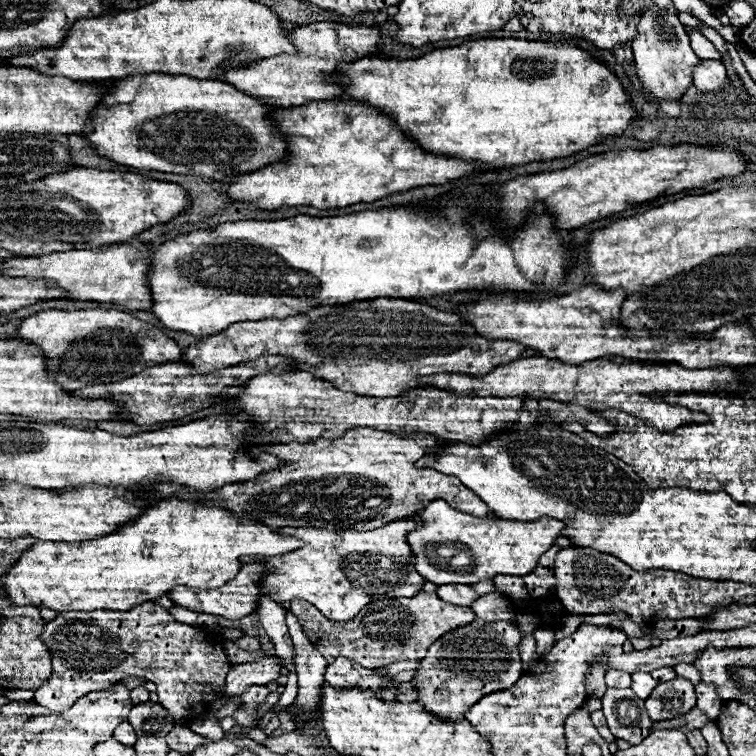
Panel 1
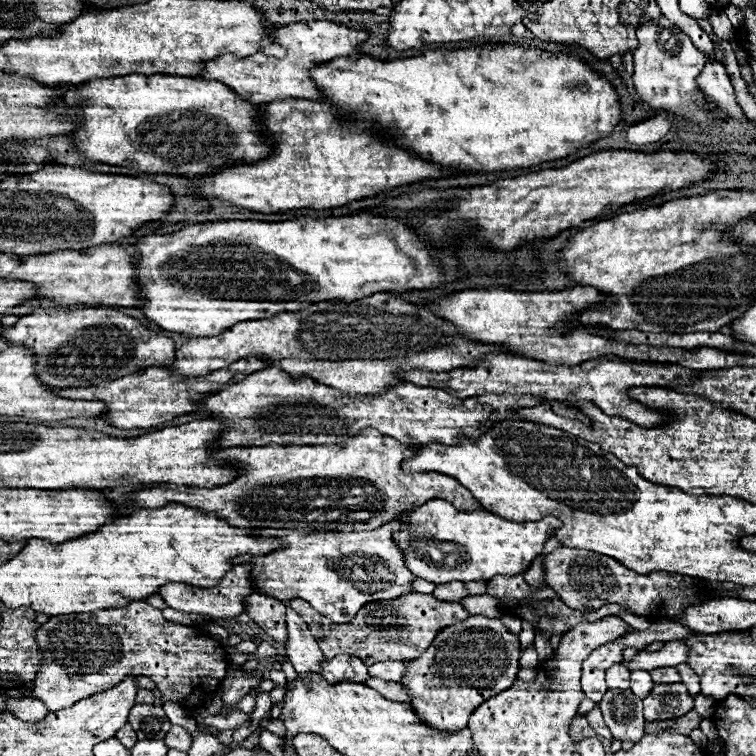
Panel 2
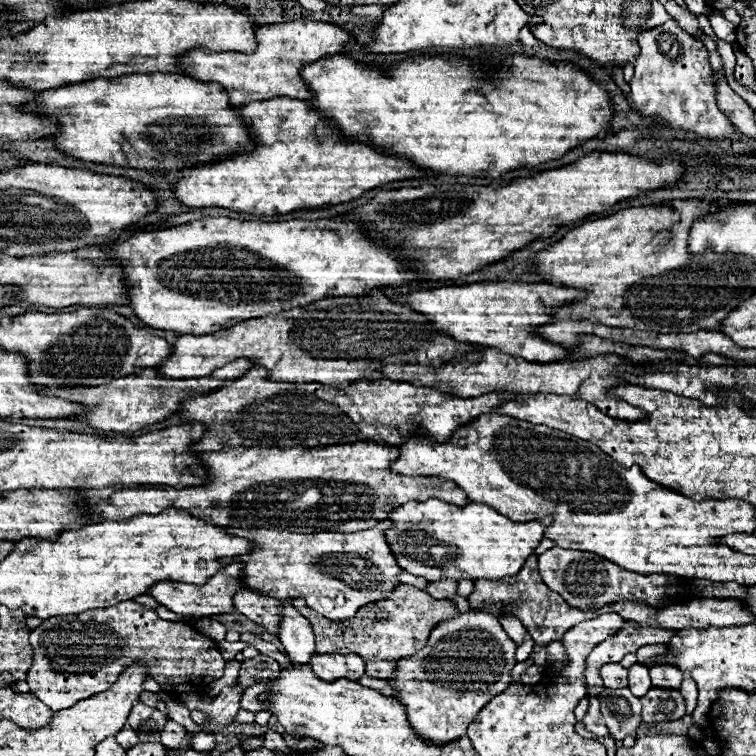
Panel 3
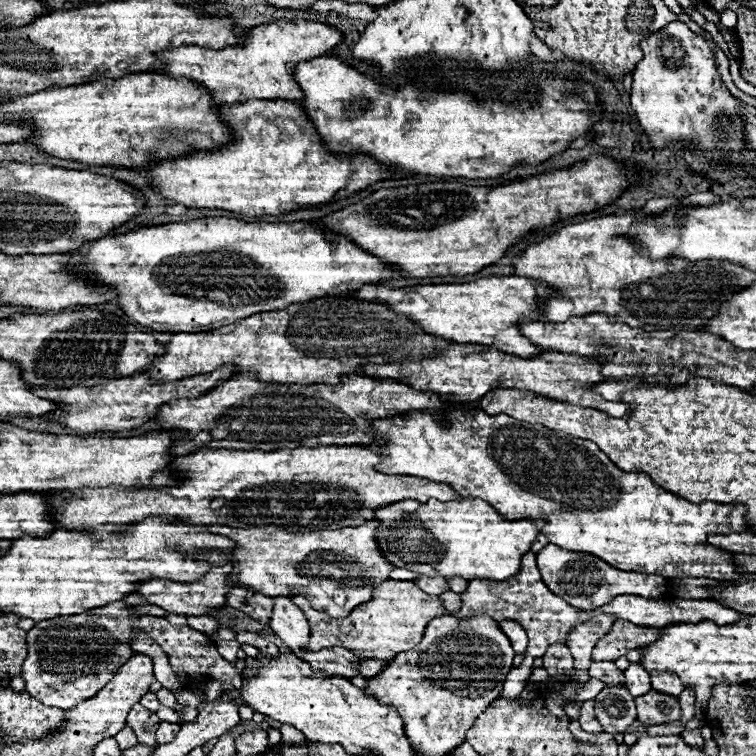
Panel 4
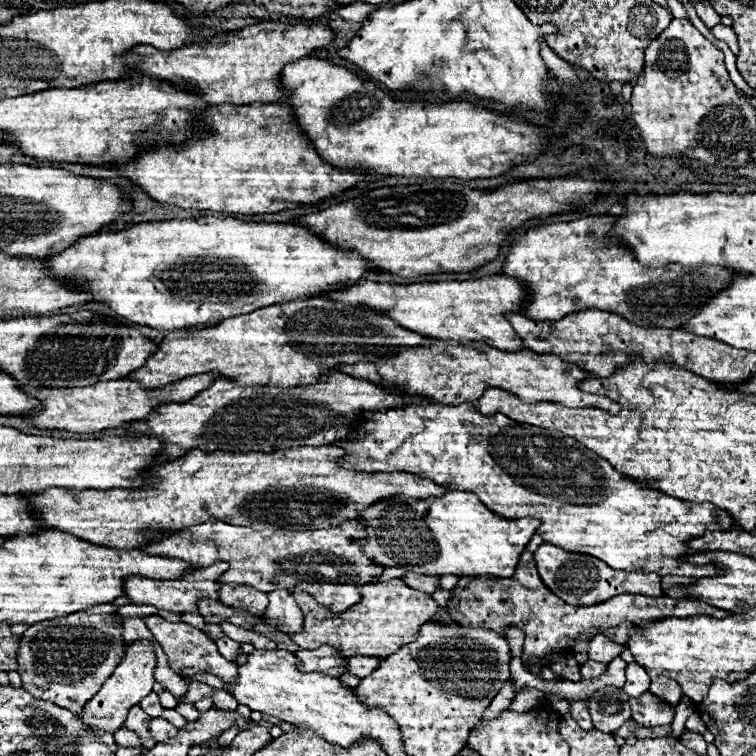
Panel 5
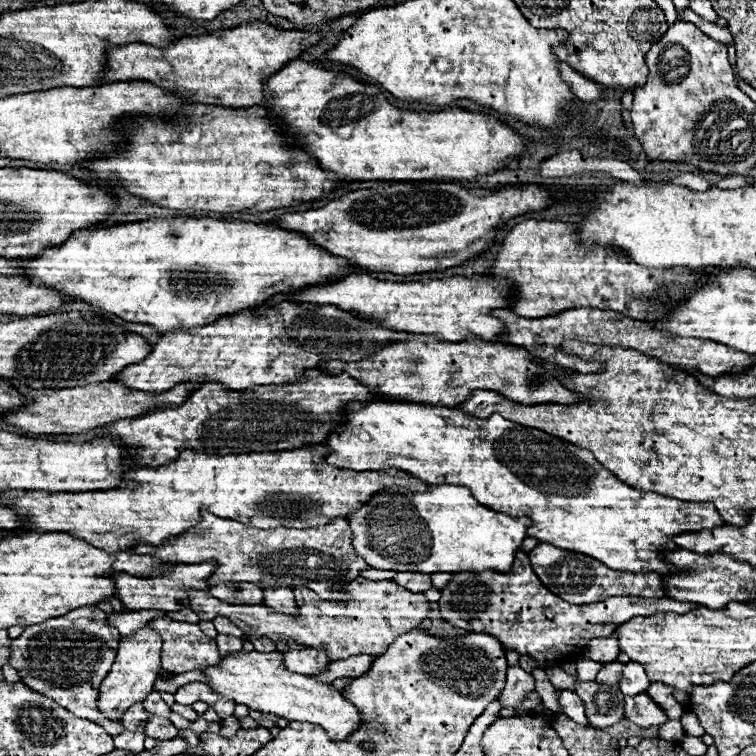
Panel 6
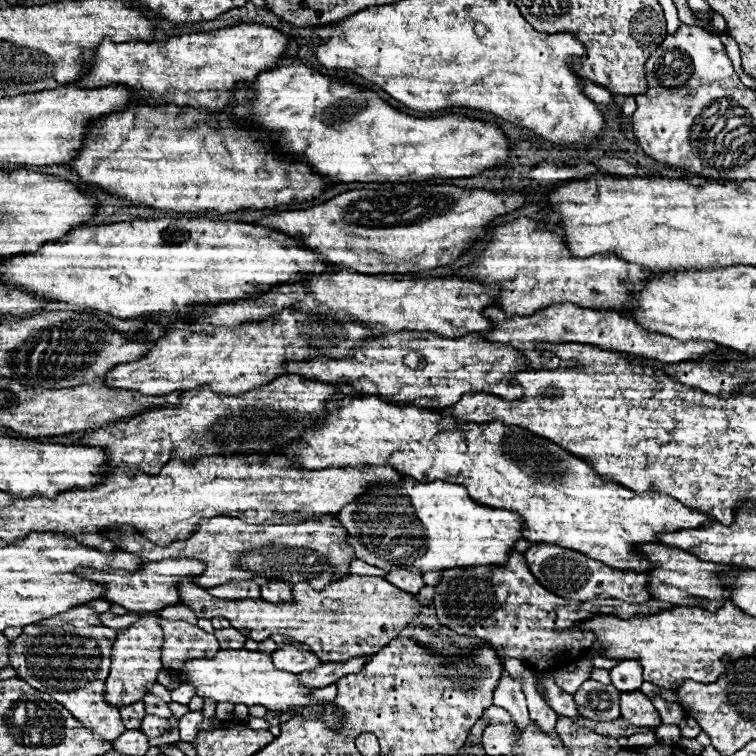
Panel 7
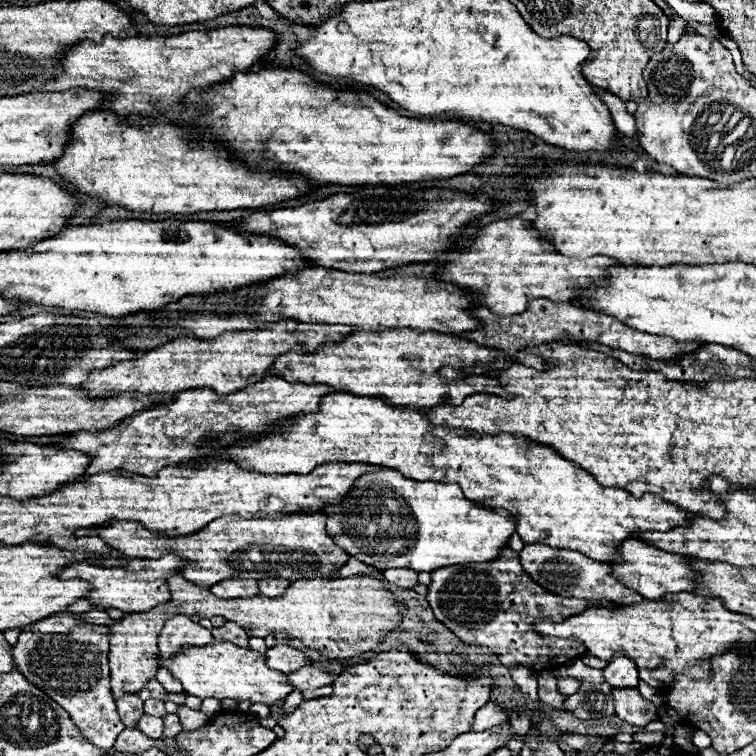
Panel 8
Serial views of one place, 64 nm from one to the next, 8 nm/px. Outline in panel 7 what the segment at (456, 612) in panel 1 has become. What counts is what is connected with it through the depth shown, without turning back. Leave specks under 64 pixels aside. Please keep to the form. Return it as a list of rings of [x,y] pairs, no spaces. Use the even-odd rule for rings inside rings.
[[[356,574],[328,584],[322,592],[312,590],[310,584],[294,584],[292,604],[270,604],[264,600],[218,600],[210,596],[206,588],[194,584],[182,584],[178,590],[182,602],[192,608],[198,618],[228,618],[230,624],[242,632],[258,630],[258,640],[266,640],[272,634],[290,636],[296,642],[308,644],[312,652],[322,652],[324,662],[342,662],[356,656],[376,654],[408,624],[412,624],[414,616],[418,616],[422,608],[414,594],[396,588],[386,578]],[[326,598],[340,602],[342,608],[338,612],[324,610],[322,602]]]

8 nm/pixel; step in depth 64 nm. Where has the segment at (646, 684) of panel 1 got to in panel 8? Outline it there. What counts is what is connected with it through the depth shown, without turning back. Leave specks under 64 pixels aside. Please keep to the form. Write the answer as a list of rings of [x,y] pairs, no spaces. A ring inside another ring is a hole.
[[[614,656],[610,664],[604,668],[604,678],[614,688],[636,688],[640,682],[638,666],[634,660],[624,656]]]

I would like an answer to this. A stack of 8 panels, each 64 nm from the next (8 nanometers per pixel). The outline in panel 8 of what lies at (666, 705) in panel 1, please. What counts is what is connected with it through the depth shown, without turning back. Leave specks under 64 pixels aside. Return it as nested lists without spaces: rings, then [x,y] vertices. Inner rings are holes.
[[[614,688],[616,716],[632,726],[646,726],[656,720],[656,706],[640,696],[636,688]]]

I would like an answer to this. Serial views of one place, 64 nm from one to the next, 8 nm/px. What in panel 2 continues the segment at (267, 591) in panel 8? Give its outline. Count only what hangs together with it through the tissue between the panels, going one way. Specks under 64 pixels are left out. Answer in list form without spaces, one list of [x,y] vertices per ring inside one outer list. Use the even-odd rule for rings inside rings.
[[[292,608],[286,610],[286,626],[288,626],[286,656],[296,668],[296,672],[302,676],[302,680],[308,680],[308,674],[320,674],[324,656],[316,640],[312,638],[308,626]]]

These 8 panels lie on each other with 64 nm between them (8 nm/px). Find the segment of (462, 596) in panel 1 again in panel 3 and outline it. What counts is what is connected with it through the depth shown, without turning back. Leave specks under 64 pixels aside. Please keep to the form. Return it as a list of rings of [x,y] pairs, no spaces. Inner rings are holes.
[[[440,580],[440,582],[430,582],[428,594],[432,594],[438,600],[448,600],[458,596],[458,582],[456,580]]]

